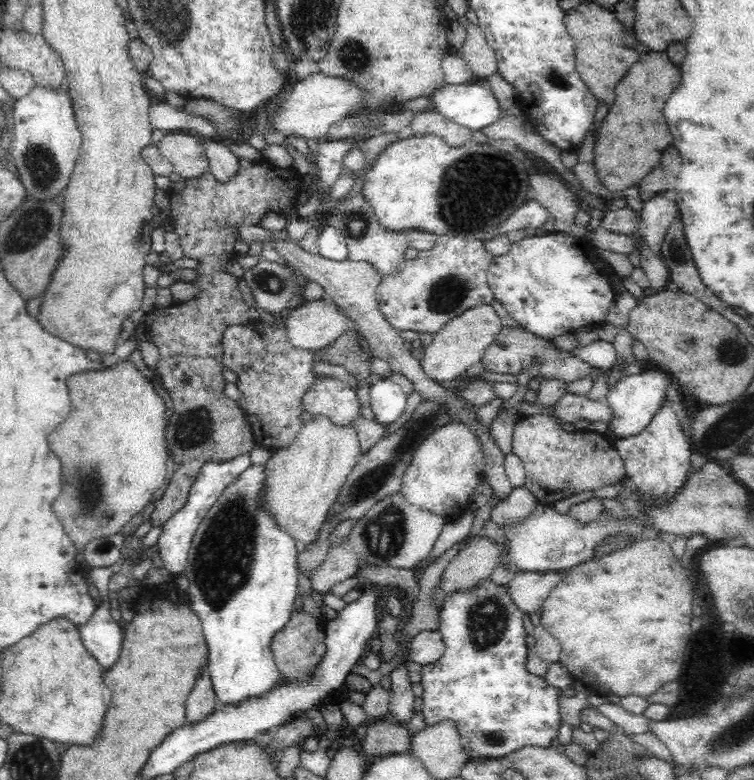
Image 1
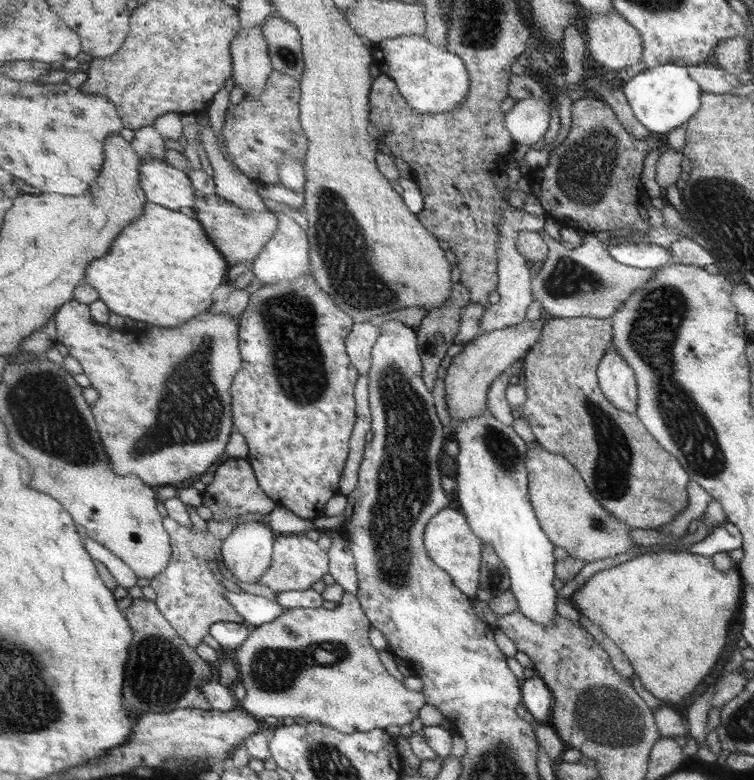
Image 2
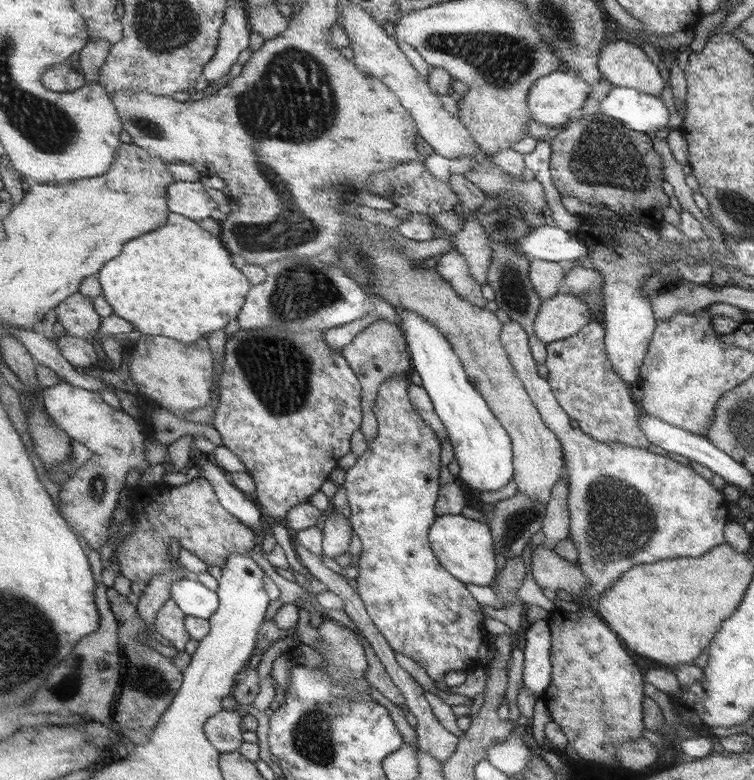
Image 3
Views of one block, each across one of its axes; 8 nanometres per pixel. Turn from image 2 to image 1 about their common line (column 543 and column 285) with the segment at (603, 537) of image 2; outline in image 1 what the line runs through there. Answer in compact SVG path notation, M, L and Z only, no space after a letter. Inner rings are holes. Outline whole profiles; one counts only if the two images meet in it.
M318 413L314 417L315 421L302 425L292 445L272 452L265 466L265 510L272 513L279 528L305 545L315 542L347 476L357 466L362 450L353 423L343 428L327 415Z

